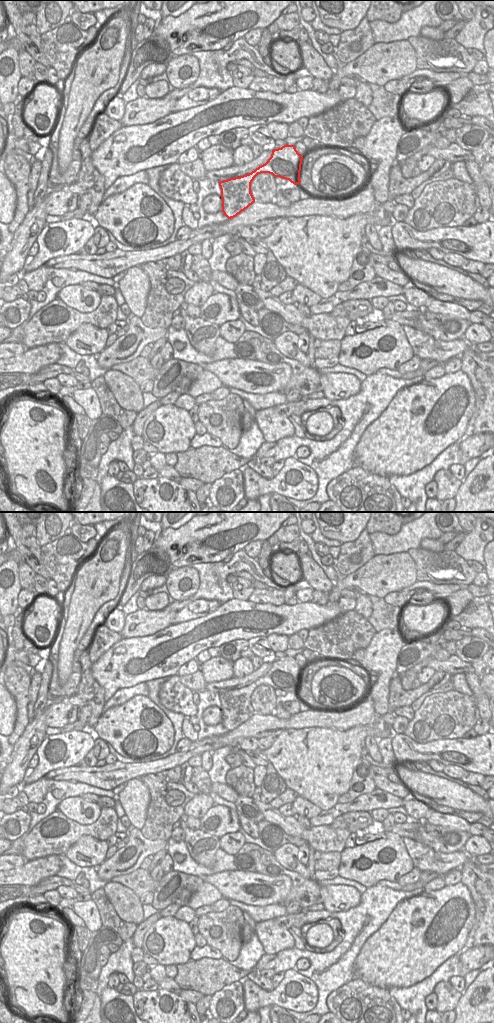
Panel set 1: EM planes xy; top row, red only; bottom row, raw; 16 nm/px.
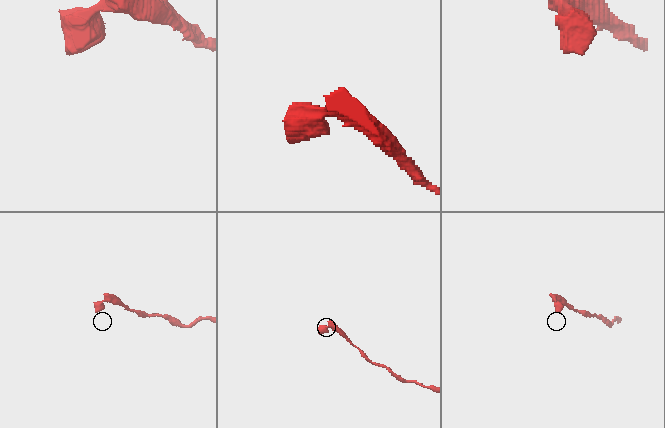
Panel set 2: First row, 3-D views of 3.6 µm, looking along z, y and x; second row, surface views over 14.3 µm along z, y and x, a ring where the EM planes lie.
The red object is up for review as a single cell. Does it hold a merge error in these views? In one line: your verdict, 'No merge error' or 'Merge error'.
No merge error.

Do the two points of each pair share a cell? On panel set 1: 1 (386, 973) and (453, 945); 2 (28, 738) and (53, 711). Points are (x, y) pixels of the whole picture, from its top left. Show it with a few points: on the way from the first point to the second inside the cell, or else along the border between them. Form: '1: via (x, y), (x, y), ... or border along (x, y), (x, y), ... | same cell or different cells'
1: via (403, 956), (410, 949), (436, 949) | same cell
2: border along (51, 704), (46, 715), (48, 726) | different cells

